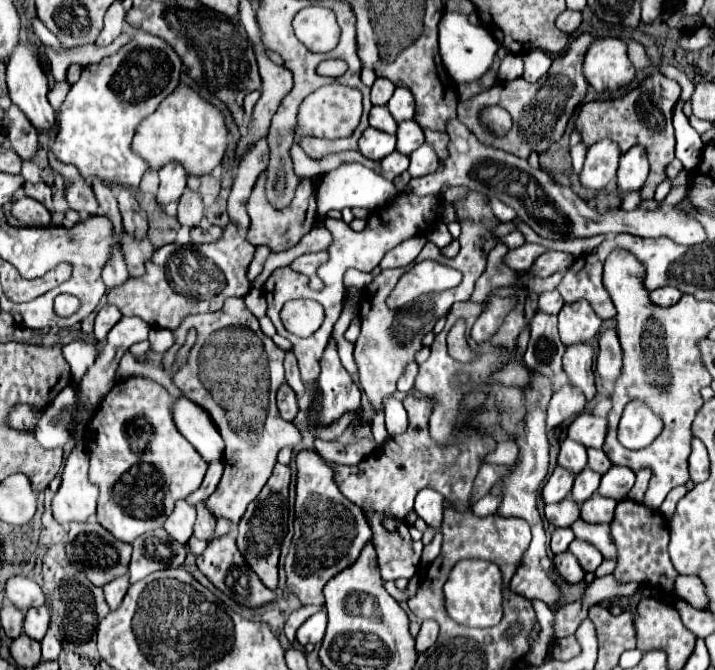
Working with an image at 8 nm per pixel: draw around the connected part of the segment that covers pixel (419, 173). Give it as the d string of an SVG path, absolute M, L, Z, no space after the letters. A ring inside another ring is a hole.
M424 143L410 155L408 171L412 177L424 177L428 173L434 173L438 169L438 165L440 165L438 155L434 153L434 149L428 143Z

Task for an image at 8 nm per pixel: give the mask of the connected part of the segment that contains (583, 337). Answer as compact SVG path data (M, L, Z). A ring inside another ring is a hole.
M574 301L564 305L558 313L558 329L564 345L572 345L578 341L590 341L598 335L602 319L586 305L586 301Z

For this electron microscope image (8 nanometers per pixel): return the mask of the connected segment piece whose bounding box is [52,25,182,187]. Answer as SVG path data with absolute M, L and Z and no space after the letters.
M126 25L124 33L130 35L130 41L118 49L116 55L104 57L100 63L86 65L80 79L70 87L62 107L60 107L60 133L52 145L54 155L62 163L72 163L78 167L82 177L100 177L106 183L120 183L138 187L144 171L148 169L146 161L138 157L132 149L132 137L136 133L136 127L142 119L146 119L150 113L156 111L156 107L162 103L166 95L170 95L178 83L180 83L180 71L182 61L174 49L162 41L160 37L154 37L152 33L142 33L140 29L134 29L132 25Z

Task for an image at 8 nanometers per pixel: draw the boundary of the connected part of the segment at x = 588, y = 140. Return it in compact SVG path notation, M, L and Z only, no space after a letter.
M662 73L646 75L632 91L628 91L620 99L606 101L590 101L584 103L576 127L582 131L582 141L586 145L594 145L596 141L608 137L618 143L620 151L626 153L632 145L646 147L650 161L650 175L642 187L642 197L652 199L656 185L666 179L664 167L674 159L674 129L672 129L672 109L680 97L680 85L674 79L664 77Z

